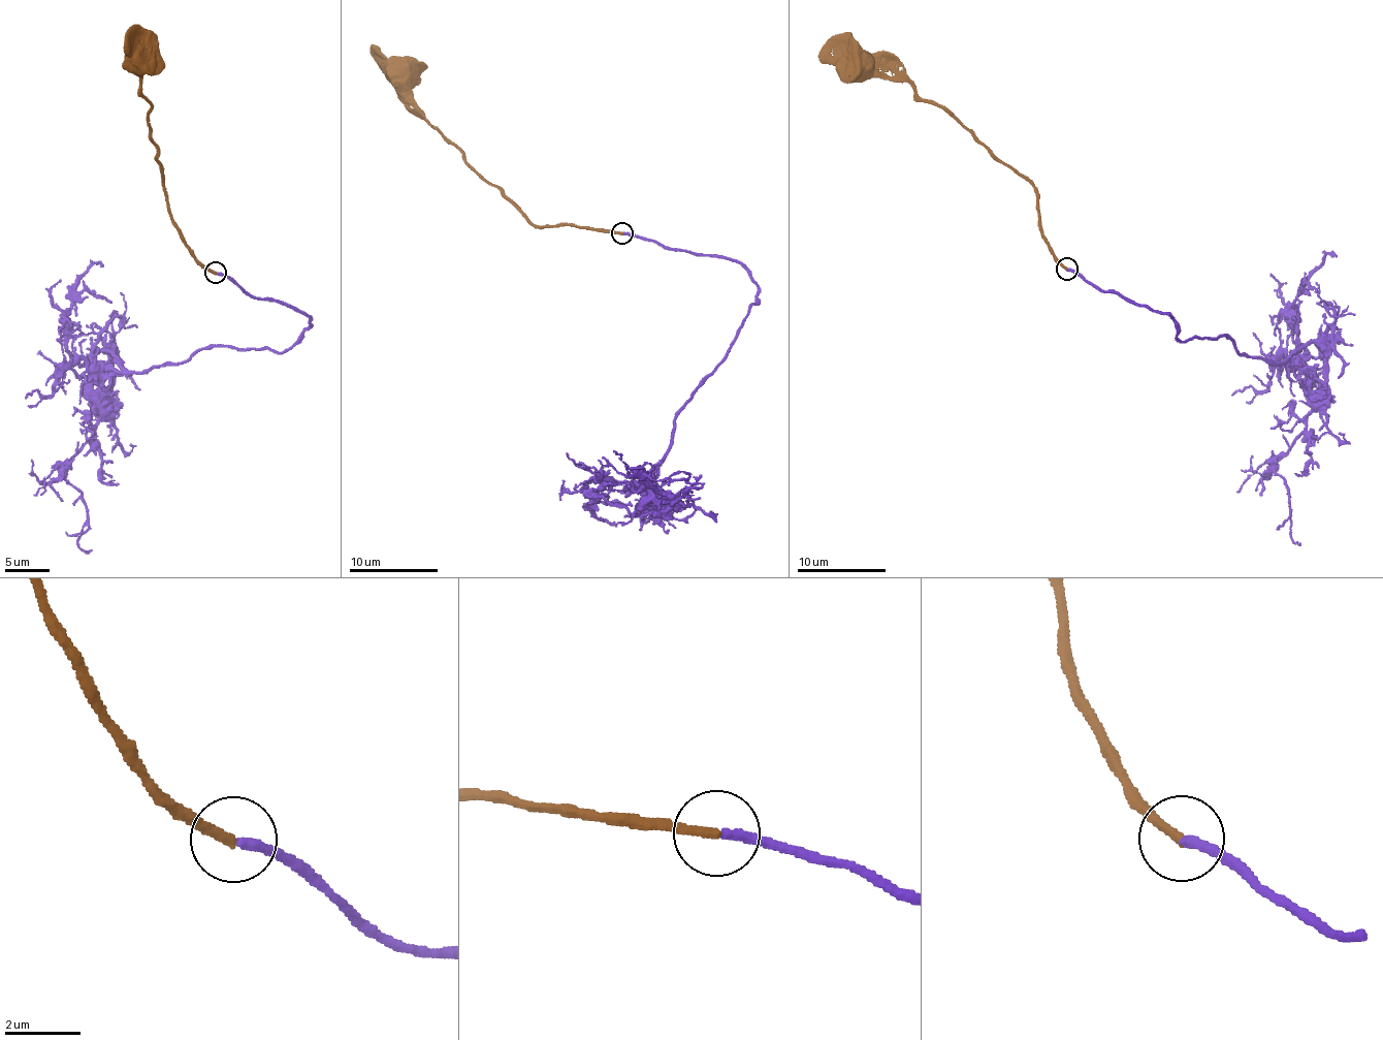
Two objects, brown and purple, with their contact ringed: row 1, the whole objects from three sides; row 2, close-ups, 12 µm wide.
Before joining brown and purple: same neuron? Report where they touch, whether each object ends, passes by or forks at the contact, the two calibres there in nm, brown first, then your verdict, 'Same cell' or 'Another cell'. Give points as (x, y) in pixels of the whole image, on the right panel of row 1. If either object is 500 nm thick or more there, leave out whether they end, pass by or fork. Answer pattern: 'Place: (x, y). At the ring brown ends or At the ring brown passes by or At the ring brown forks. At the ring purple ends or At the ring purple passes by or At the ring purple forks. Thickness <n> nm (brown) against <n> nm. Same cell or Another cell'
Place: (1067, 269). At the ring brown ends. At the ring purple ends. Thickness 240 nm (brown) against 260 nm. Another cell

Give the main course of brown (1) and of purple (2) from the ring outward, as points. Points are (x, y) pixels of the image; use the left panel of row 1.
1: (216, 272), (207, 272), (170, 213), (147, 119), (152, 107), (136, 69), (151, 62), (146, 58)
2: (216, 272), (310, 327), (284, 352), (202, 347), (104, 380), (93, 437), (64, 469), (92, 549)

